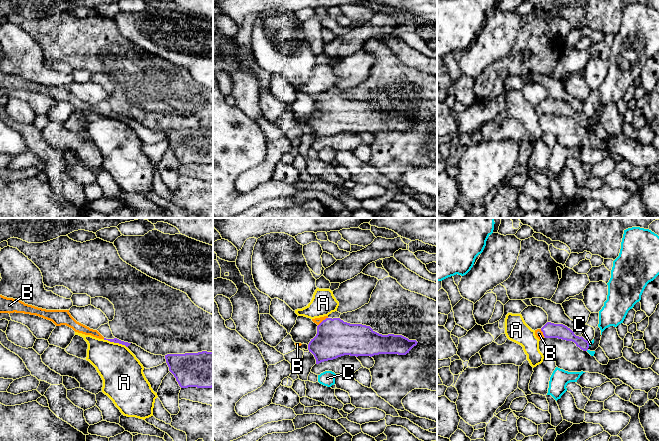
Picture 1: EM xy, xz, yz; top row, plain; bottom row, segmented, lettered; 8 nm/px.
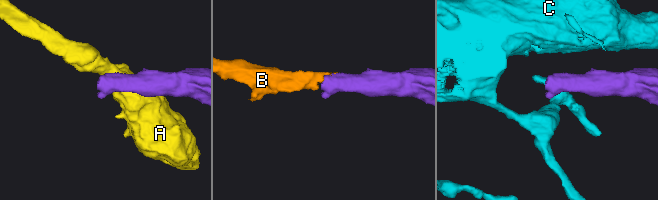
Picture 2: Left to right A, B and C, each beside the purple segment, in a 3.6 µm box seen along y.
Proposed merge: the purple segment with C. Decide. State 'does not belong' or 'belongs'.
does not belong

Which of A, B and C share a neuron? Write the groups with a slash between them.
A / B / C

